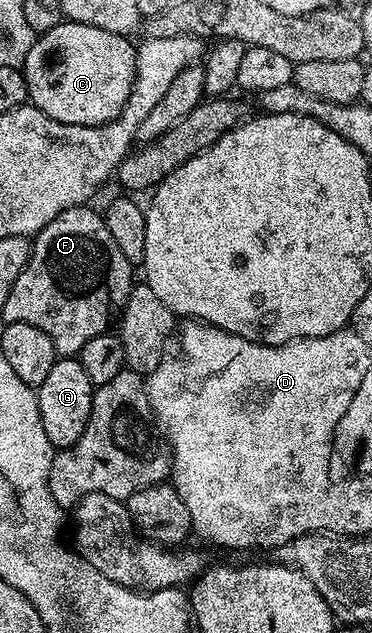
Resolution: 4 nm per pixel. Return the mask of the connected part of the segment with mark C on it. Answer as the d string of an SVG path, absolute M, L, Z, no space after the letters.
M63 21L34 38L23 70L32 106L60 123L94 127L121 115L137 76L137 49L132 38L119 33Z

